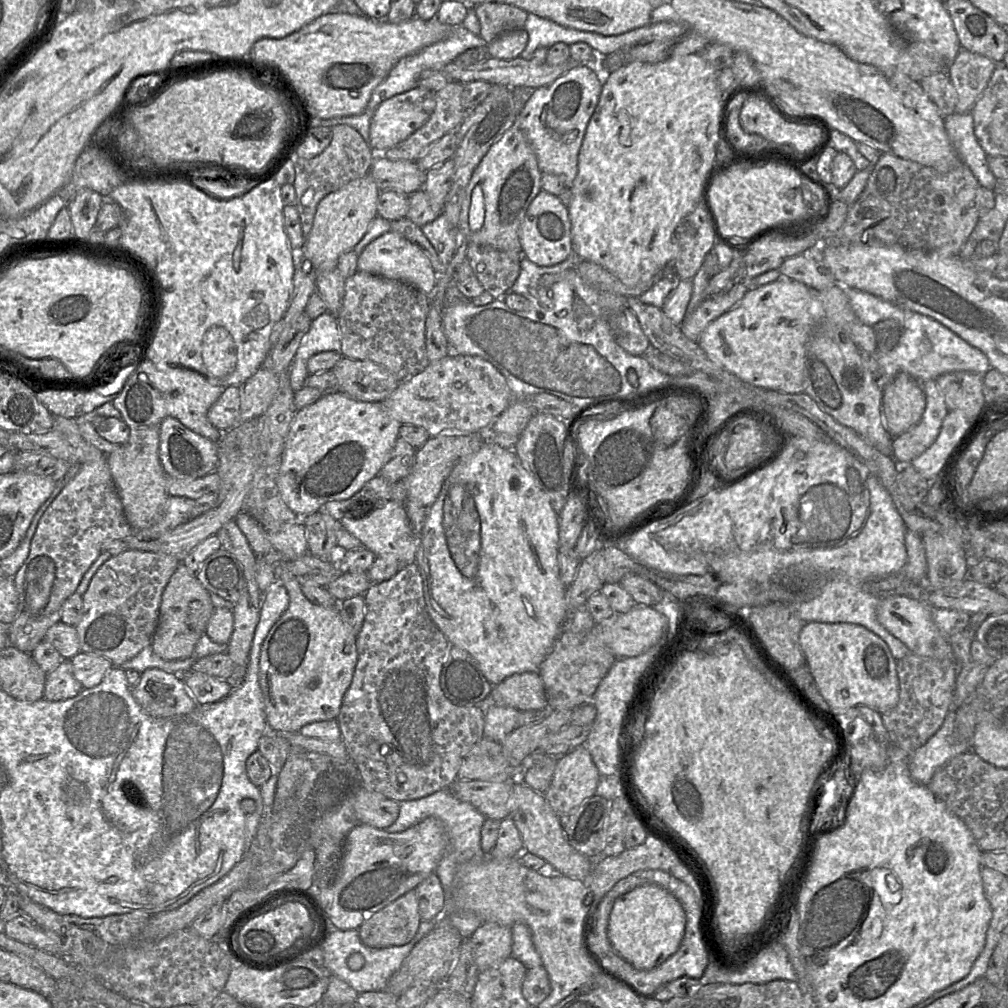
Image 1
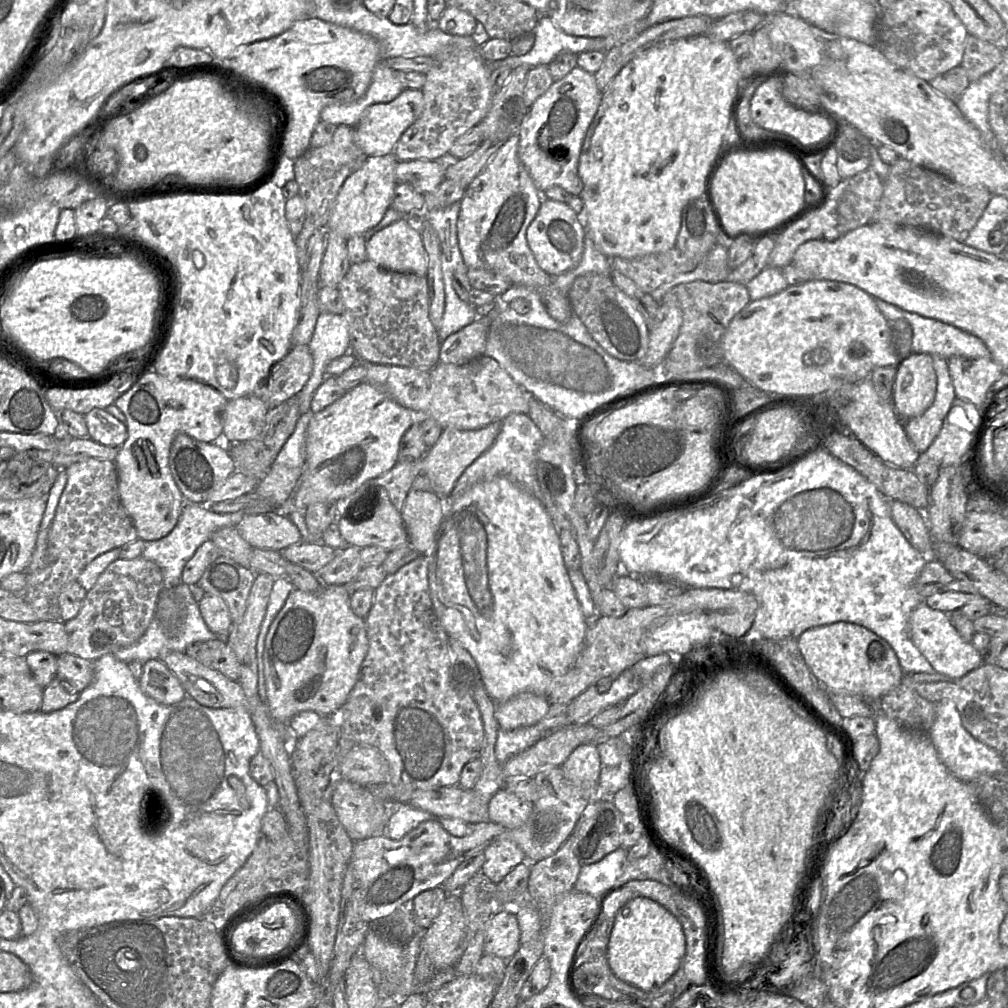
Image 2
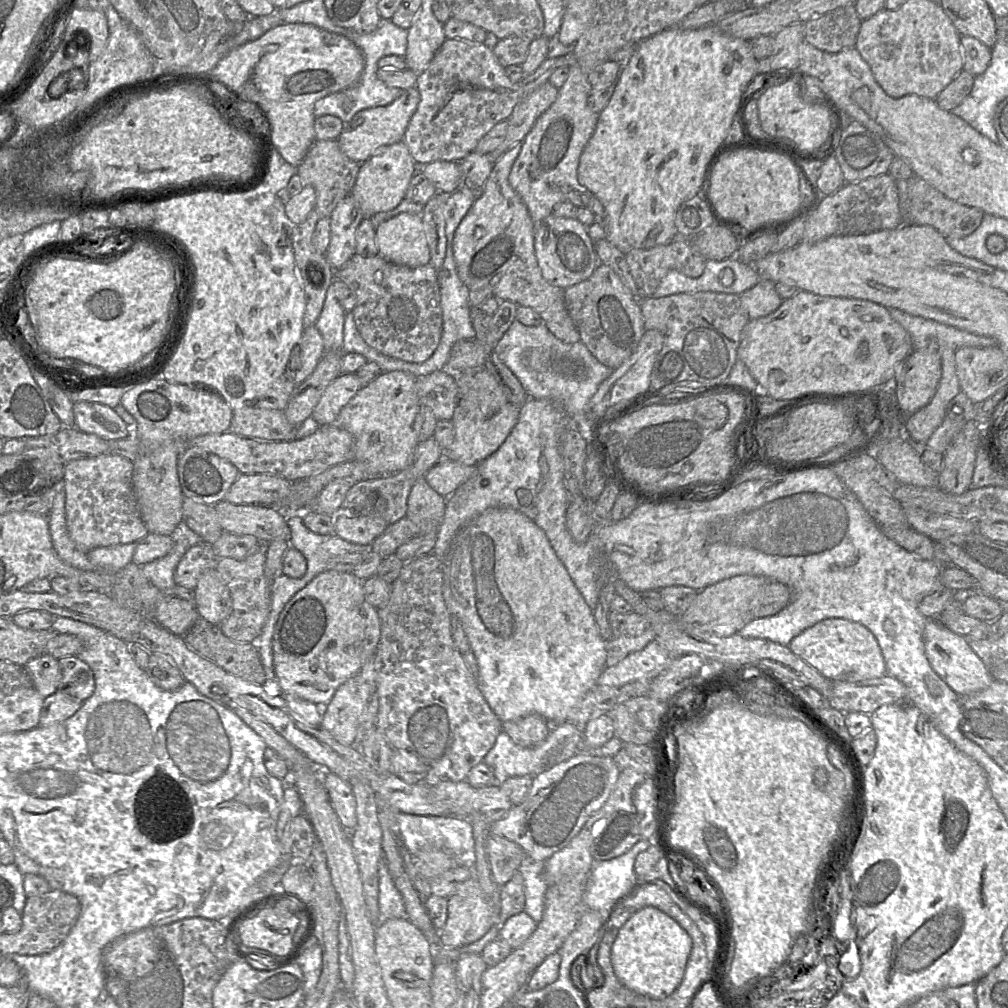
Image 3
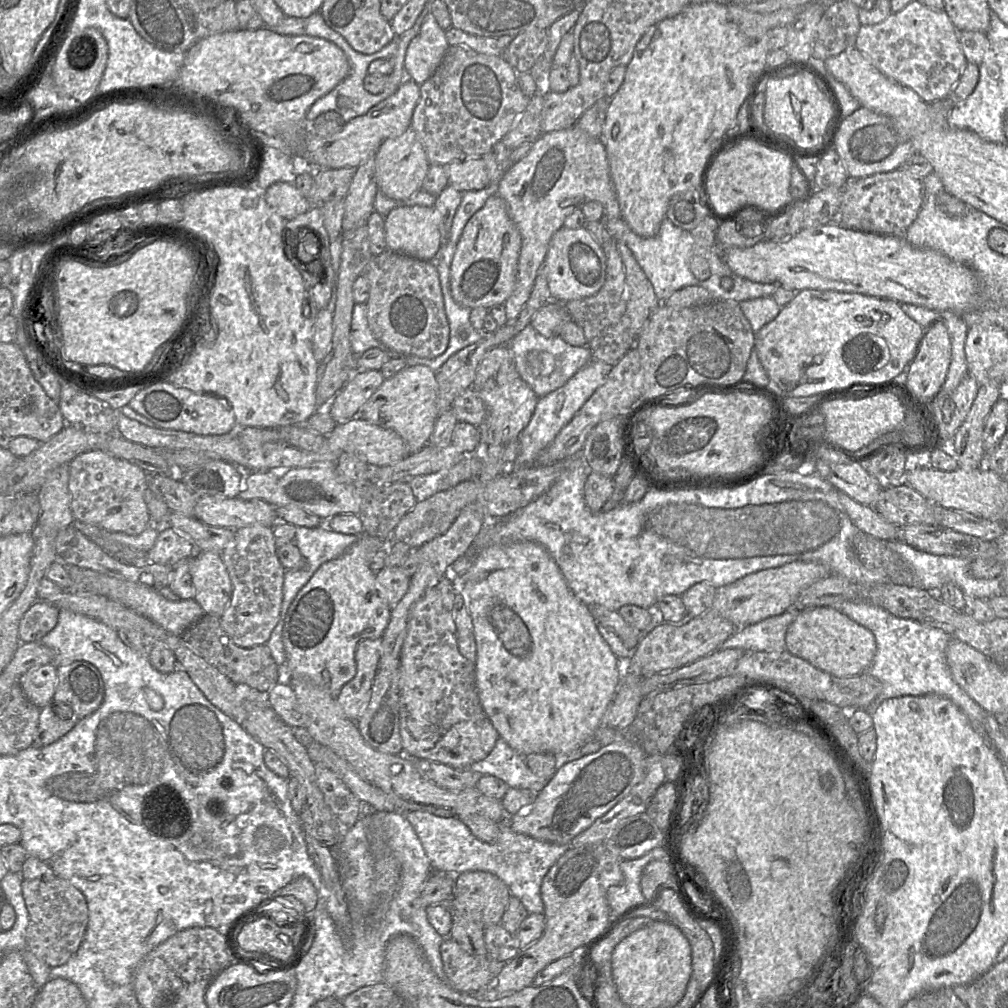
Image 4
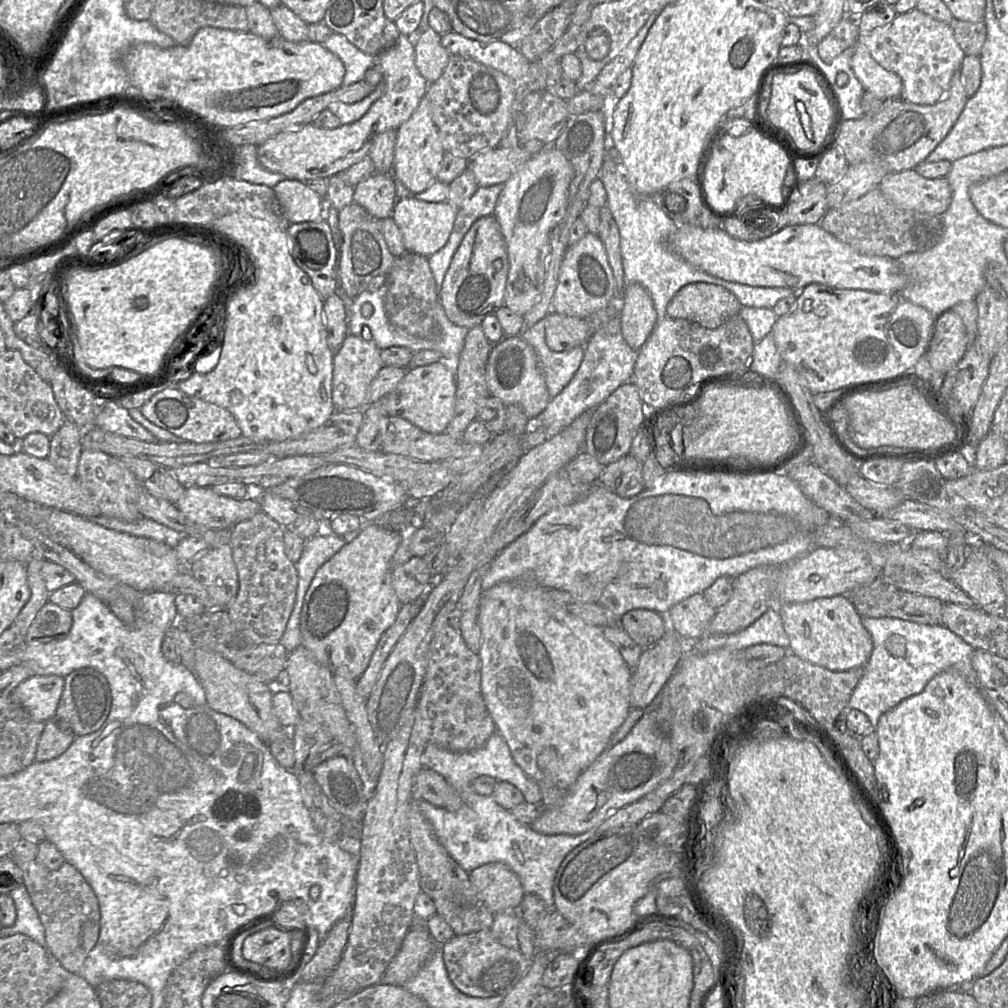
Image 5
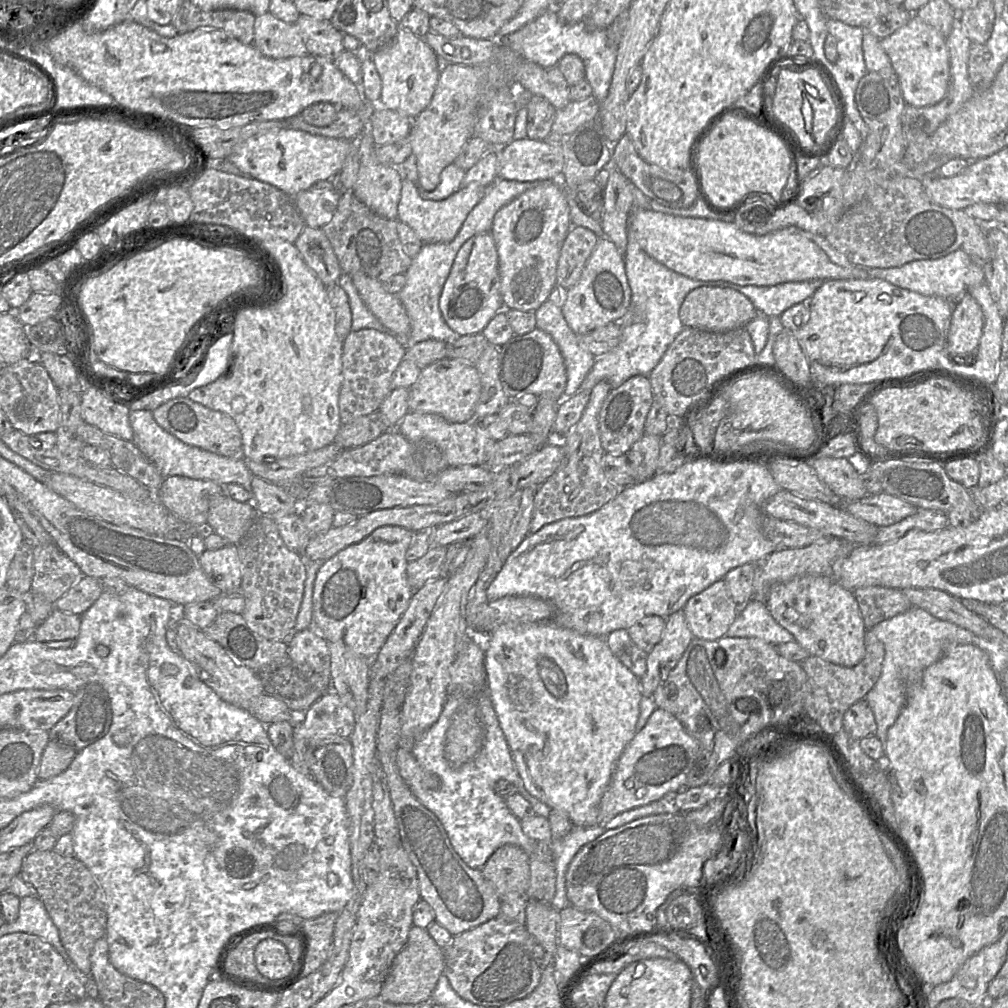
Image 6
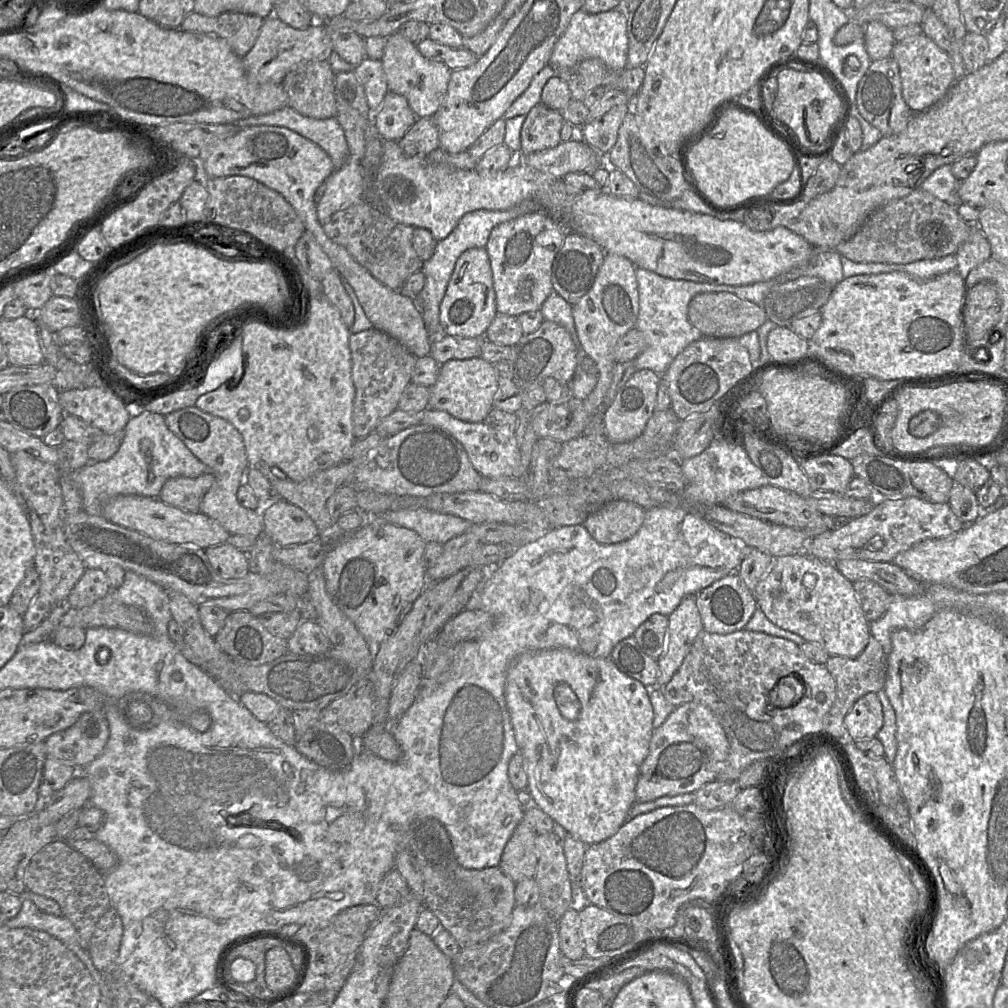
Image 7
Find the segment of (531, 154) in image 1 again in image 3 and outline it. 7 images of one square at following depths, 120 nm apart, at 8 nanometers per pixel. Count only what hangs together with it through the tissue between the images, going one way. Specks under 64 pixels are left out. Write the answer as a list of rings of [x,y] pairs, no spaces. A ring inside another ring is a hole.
[[[522,142],[513,145],[494,163],[486,180],[484,191],[476,198],[456,228],[453,251],[457,272],[469,290],[490,289],[498,300],[507,300],[518,306],[527,306],[536,311],[549,331],[565,343],[581,340],[580,333],[571,319],[564,302],[564,290],[546,281],[537,262],[534,248],[534,223],[528,209],[509,183],[509,174],[522,148]]]

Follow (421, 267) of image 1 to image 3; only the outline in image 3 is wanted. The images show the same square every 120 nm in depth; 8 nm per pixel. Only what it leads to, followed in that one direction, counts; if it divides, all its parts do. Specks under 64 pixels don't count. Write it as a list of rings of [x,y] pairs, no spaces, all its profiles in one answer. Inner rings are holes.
[[[400,213],[376,227],[379,256],[398,265],[430,264],[430,250],[420,214]]]

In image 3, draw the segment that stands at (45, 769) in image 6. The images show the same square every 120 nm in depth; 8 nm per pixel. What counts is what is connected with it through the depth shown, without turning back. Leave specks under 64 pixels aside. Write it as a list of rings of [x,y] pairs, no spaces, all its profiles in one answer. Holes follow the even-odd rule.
[[[58,690],[48,697],[43,697],[39,726],[46,727],[70,718],[82,704],[82,701]]]

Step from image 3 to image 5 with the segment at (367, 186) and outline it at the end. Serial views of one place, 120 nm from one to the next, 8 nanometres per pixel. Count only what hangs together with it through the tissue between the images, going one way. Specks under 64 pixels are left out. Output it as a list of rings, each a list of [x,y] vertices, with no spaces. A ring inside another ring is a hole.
[[[423,97],[410,118],[397,129],[392,175],[413,193],[422,192],[436,180],[445,154],[438,129],[432,120],[430,103]]]

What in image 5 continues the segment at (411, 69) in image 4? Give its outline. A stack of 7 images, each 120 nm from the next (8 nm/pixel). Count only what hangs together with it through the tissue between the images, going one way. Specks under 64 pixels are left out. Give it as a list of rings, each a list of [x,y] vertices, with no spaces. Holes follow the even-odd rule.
[[[428,27],[420,35],[415,49],[415,64],[428,83],[436,81],[446,68],[450,53],[441,44],[441,35]]]

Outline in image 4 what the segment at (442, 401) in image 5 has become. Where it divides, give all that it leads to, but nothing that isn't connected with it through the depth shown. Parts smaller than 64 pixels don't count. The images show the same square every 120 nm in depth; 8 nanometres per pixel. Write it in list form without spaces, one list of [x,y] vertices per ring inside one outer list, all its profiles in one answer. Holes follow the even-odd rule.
[[[425,365],[408,366],[383,381],[361,407],[359,417],[398,433],[405,441],[410,454],[414,454],[428,444],[439,417],[436,406],[437,393],[438,385],[433,370]]]

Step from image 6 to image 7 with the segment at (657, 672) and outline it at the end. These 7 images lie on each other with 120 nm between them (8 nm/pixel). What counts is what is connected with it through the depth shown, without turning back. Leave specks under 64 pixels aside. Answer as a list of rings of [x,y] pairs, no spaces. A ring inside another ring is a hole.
[[[696,595],[684,597],[678,607],[668,616],[669,625],[666,650],[659,665],[657,686],[667,684],[680,668],[697,636],[703,631]]]

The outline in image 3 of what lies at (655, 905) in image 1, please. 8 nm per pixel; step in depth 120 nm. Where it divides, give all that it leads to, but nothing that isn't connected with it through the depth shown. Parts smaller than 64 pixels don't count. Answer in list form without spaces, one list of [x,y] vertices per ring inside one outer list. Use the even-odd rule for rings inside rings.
[[[649,906],[634,912],[620,928],[611,948],[611,963],[624,986],[654,999],[664,999],[682,982],[691,950],[689,934],[670,916]]]

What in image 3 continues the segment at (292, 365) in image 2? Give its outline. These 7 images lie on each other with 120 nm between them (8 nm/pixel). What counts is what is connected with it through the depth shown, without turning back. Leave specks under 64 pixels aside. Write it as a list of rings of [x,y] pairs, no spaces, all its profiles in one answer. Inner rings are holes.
[[[315,325],[304,329],[298,345],[301,349],[301,368],[292,370],[287,365],[285,372],[287,379],[296,385],[300,385],[313,373],[325,352],[323,338]]]

